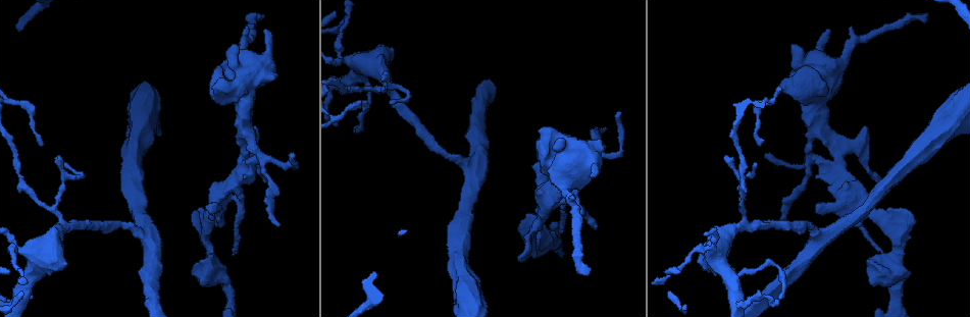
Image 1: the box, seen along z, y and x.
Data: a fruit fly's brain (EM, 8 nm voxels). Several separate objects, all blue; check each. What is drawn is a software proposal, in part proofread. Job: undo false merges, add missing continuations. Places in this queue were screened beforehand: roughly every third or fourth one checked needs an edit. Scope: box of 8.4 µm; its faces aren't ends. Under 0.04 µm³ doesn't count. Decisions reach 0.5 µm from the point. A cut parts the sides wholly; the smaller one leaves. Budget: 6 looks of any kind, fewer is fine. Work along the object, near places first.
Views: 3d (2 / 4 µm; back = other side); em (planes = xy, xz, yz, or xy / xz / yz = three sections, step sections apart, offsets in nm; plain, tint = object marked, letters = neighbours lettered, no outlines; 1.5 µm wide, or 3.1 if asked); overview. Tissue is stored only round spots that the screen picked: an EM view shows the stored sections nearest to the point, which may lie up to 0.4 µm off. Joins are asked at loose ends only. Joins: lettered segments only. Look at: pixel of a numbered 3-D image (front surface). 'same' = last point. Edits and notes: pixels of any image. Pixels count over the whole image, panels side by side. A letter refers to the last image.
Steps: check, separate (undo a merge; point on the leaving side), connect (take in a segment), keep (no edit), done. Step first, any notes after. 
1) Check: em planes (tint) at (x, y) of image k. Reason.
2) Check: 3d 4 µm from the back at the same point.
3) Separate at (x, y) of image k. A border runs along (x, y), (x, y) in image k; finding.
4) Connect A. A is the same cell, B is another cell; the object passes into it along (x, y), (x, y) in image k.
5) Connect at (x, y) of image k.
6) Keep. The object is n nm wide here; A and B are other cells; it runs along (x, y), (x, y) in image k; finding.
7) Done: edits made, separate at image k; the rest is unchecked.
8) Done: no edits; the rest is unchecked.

Check: em planes (letters) at (863, 126) of image 1. Branch stops here.

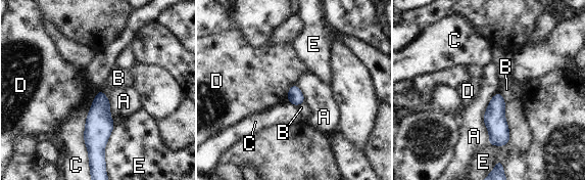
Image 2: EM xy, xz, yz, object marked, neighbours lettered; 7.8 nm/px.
Keep. A, B, C, D and E are other cells; a border runs along (500, 91), (484, 115), (488, 143) in image 2; none of them fits.

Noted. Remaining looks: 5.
Check: em planes (plain) at (591, 174) of image 1. Branch stops here.

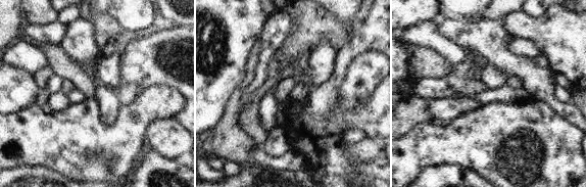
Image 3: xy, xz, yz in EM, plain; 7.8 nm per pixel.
Check: em planes (tint) at the same point. Where the object lies.

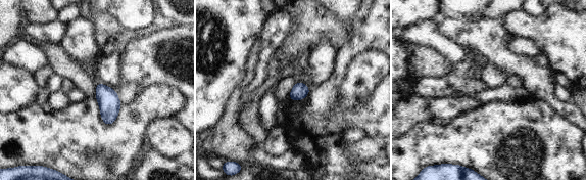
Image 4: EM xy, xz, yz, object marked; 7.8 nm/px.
Check: em planes (letters) at the same point. What lies round it.

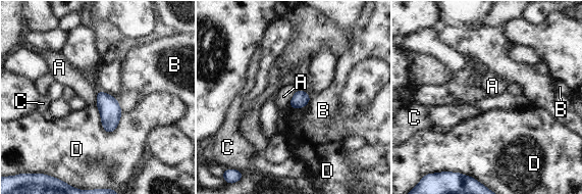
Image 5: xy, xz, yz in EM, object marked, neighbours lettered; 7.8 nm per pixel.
Keep. A, B, C and D are other cells; no lettered segment goes on from it.

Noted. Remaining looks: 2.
Check: 3d 4 µm at (781, 298) of image 1. Thin end.

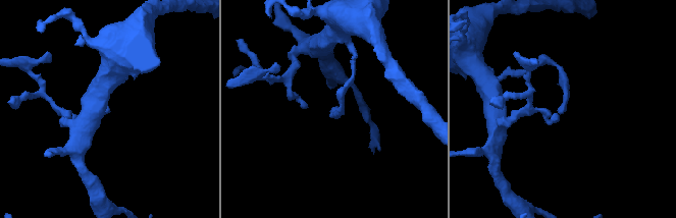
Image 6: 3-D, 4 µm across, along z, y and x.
Check: em planes (letters) at (336, 107) of image 6.

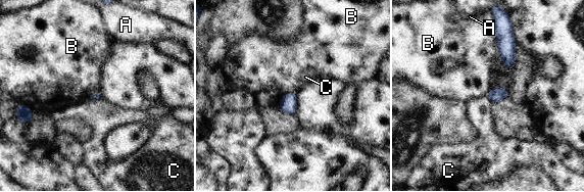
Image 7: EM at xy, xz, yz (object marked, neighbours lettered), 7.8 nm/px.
Keep. A, B and C are other cells; none of them fits.

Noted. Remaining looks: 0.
Done: no edits; the rest is unchecked.

